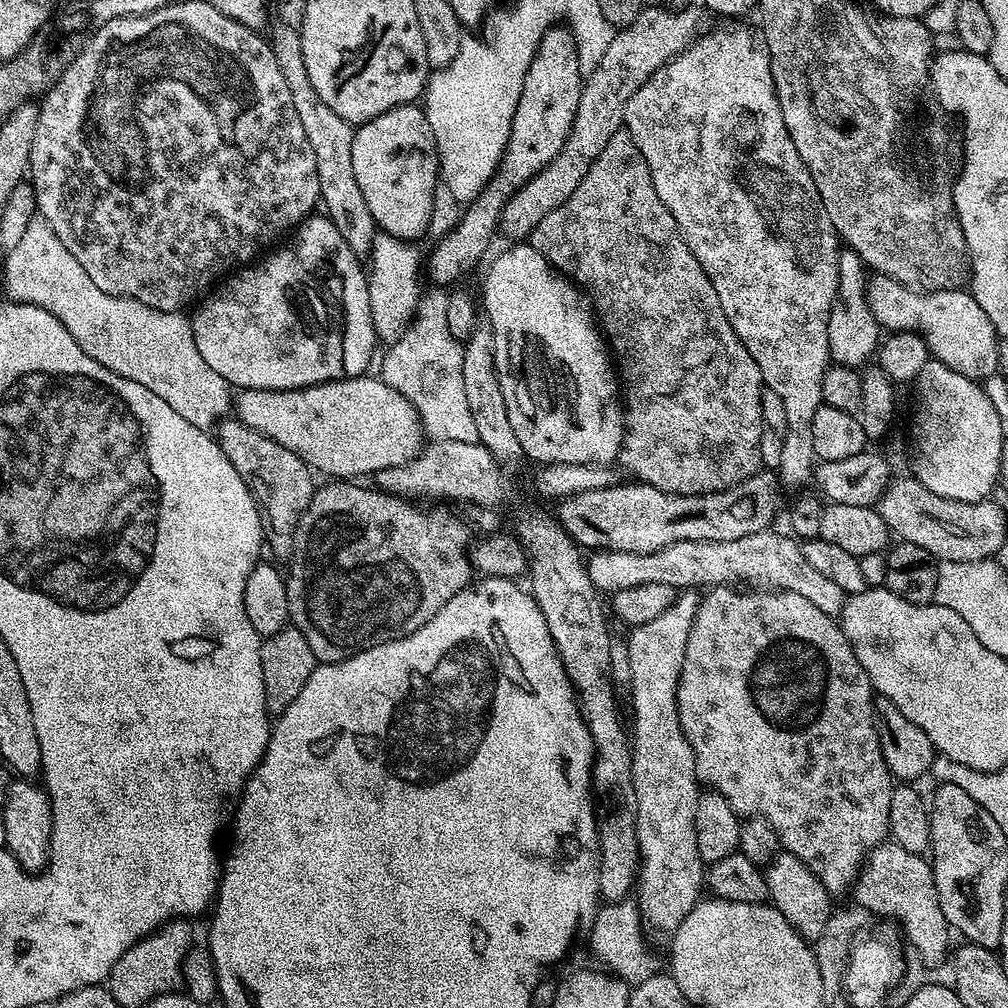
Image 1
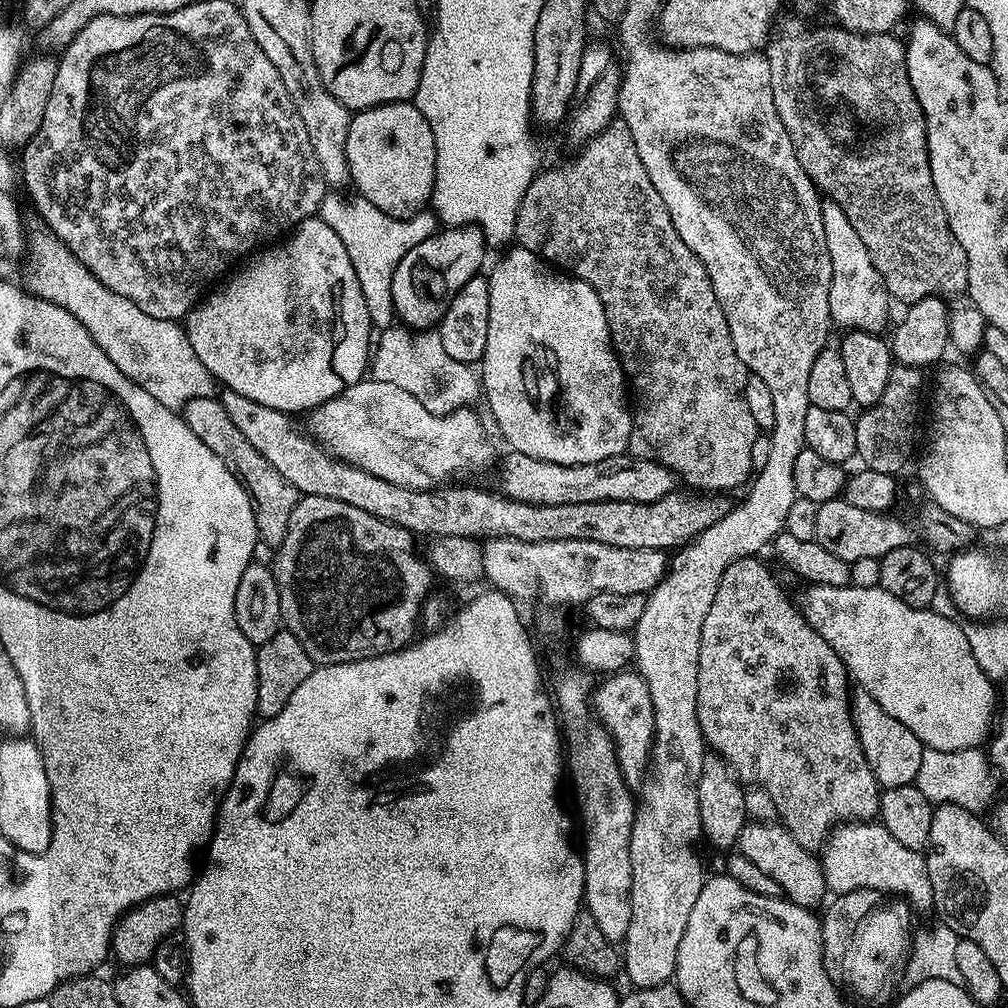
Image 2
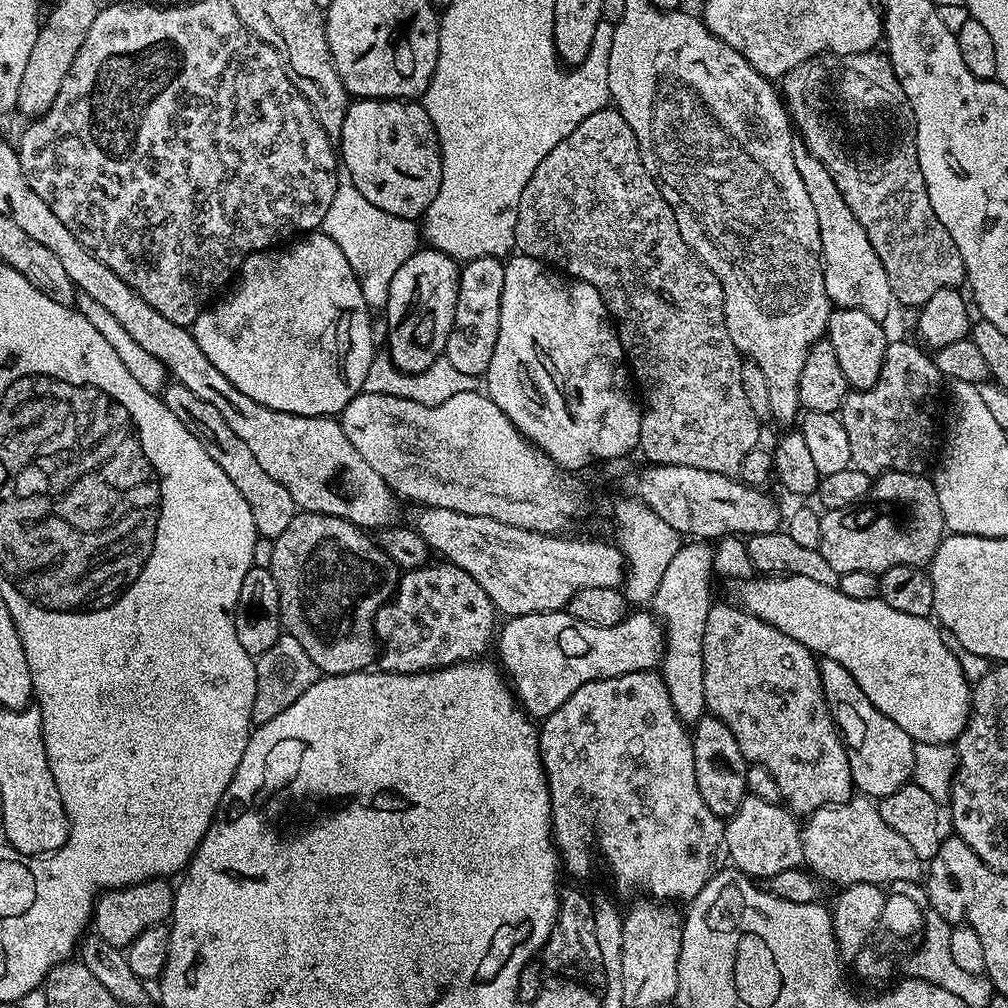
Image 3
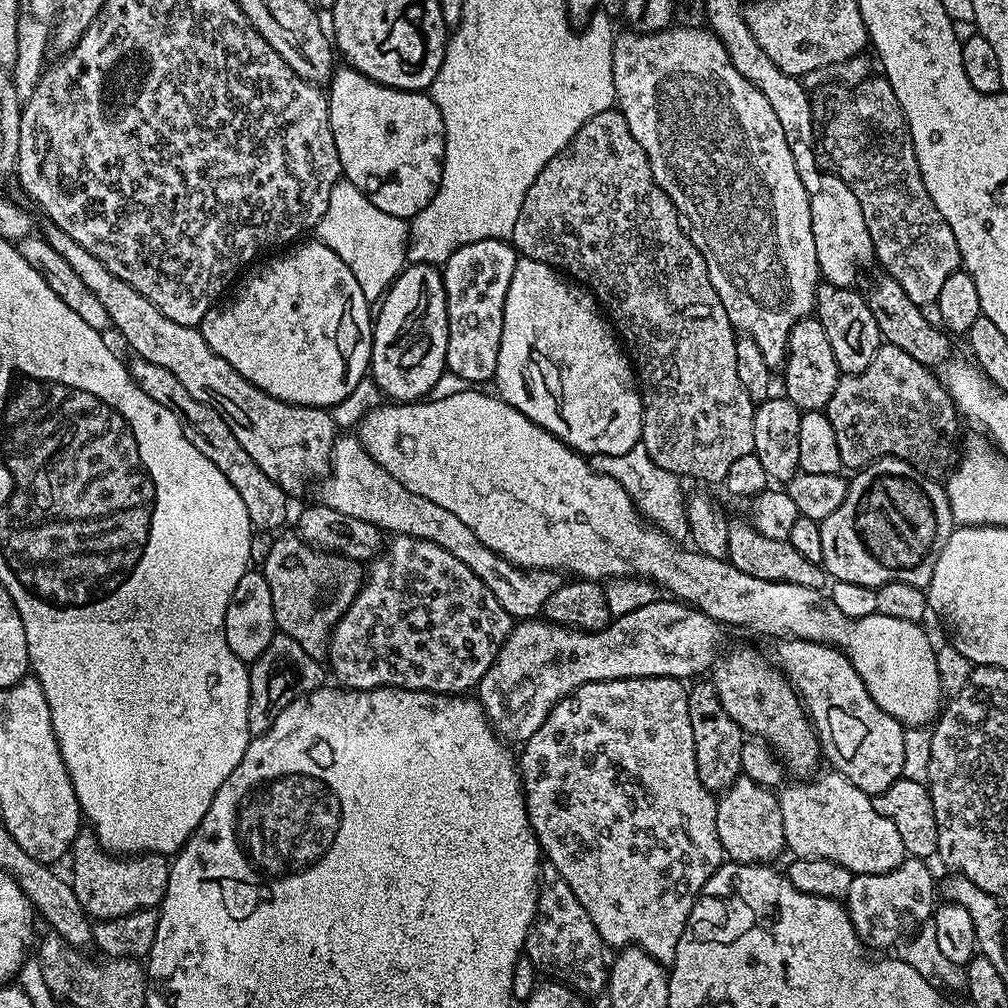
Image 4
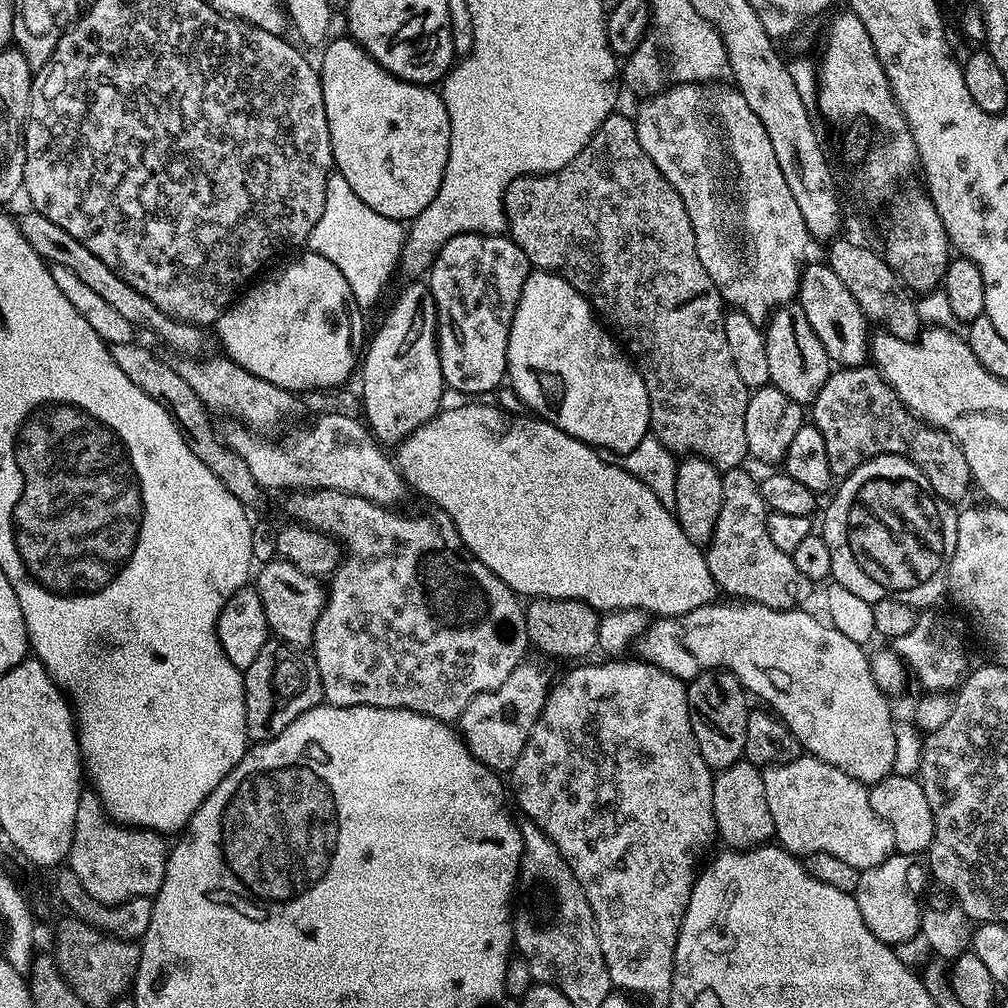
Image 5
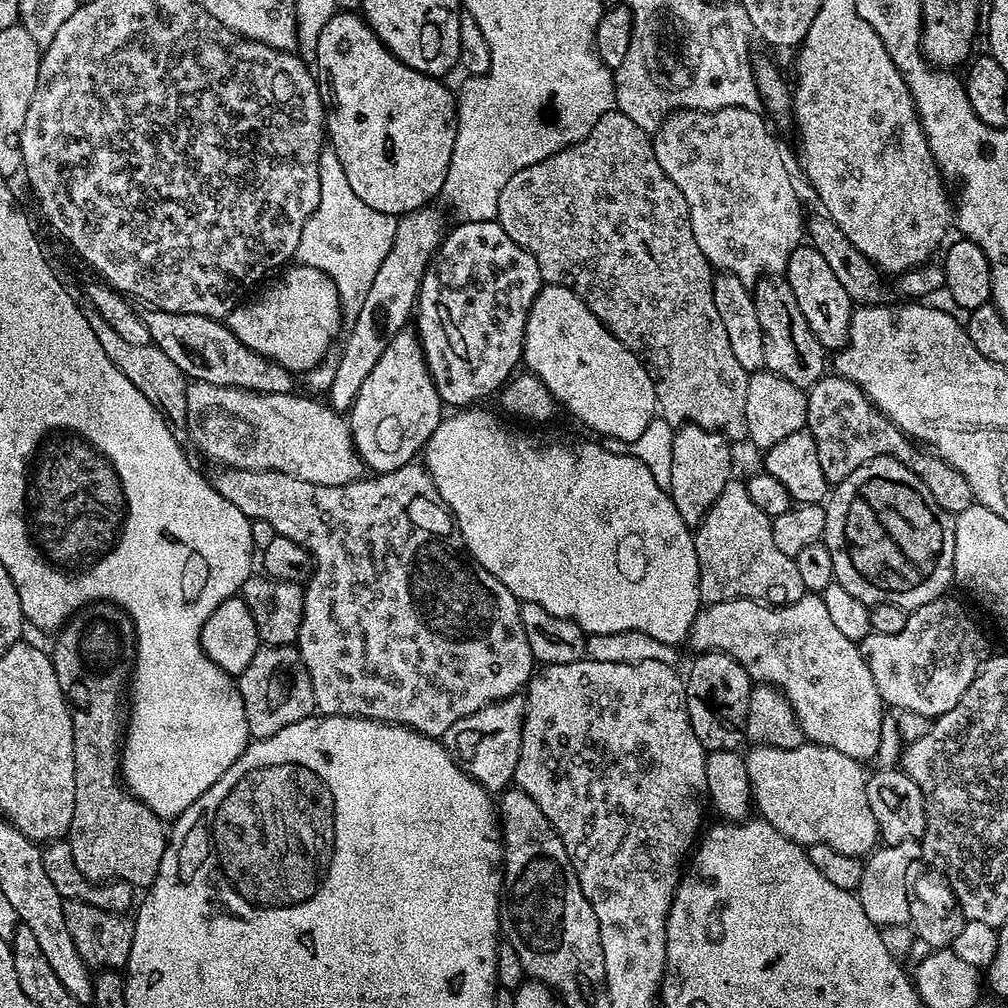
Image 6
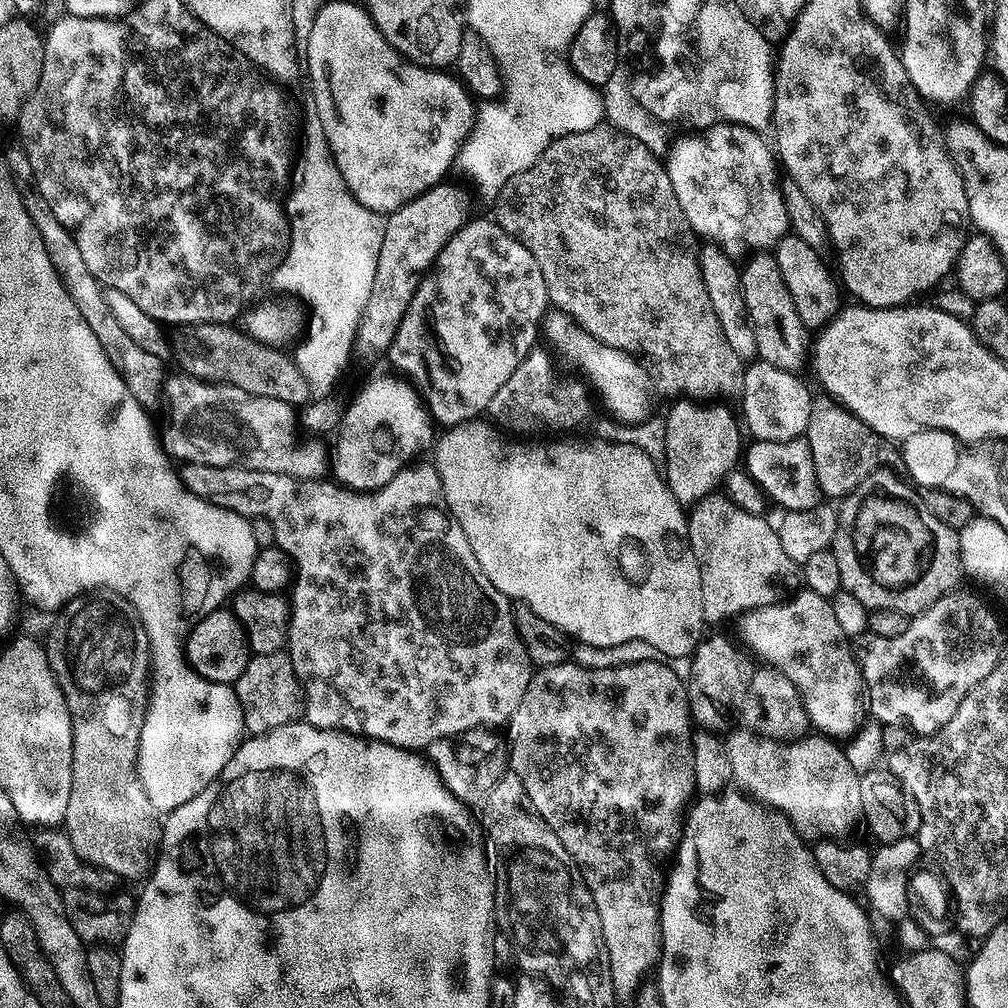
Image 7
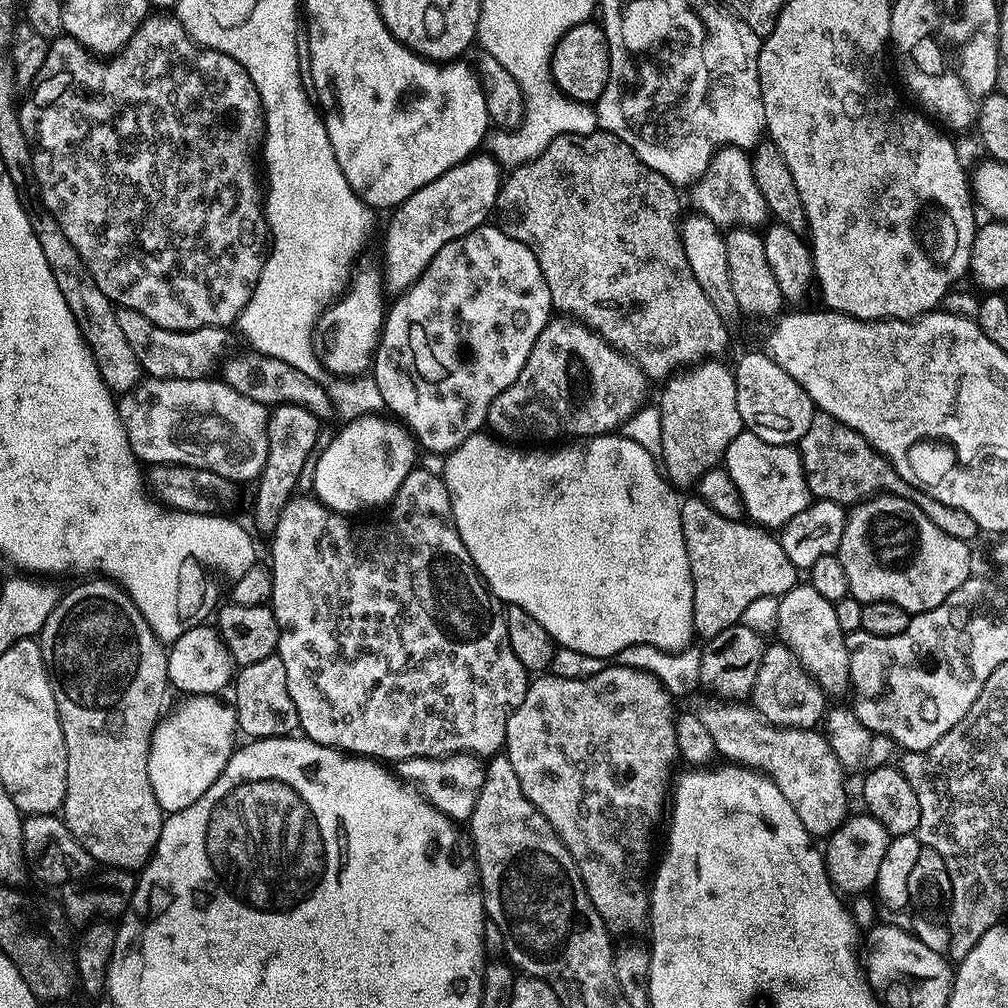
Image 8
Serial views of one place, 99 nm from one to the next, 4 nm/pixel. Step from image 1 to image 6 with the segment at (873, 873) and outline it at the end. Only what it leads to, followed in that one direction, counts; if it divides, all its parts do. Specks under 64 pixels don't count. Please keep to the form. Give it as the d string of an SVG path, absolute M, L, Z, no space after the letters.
M805 742L794 750L778 750L759 746L747 753L748 778L752 784L752 797L755 811L763 819L770 822L786 838L795 844L825 844L834 846L834 850L842 850L842 854L850 854L861 858L867 857L877 847L880 840L878 822L874 822L874 814L870 810L870 802L866 802L866 786L868 776L863 772L861 761L846 758L833 748L821 744Z

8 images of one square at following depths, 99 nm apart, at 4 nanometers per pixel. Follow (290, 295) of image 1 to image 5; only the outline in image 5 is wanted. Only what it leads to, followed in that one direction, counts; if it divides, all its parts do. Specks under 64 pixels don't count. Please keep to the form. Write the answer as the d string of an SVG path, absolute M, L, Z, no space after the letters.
M311 250L305 253L285 268L270 273L265 280L257 279L239 299L229 304L215 322L214 336L219 347L220 344L224 347L223 355L242 366L242 370L274 382L274 386L295 392L332 390L349 378L355 366L357 369L365 343L363 313L356 305L345 275L330 258L322 258Z

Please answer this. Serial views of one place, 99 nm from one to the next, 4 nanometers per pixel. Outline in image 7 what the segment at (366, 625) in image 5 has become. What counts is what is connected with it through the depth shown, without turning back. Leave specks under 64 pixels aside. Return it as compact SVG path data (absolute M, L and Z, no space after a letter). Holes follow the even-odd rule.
M428 462L428 464L417 463L415 466L406 466L398 474L394 474L394 478L386 484L386 486L377 489L371 494L363 494L353 492L351 490L343 490L338 484L329 482L327 479L317 478L314 480L301 480L295 476L290 476L286 472L254 472L249 468L207 468L201 464L195 465L194 472L196 472L197 480L190 485L191 491L198 497L203 497L208 500L211 504L217 504L219 508L225 508L230 510L234 514L239 516L246 516L249 518L263 518L268 520L274 526L276 531L276 543L275 547L279 548L285 556L288 557L289 561L294 565L294 579L290 584L290 593L292 592L292 600L290 596L290 615L288 618L288 638L286 641L286 651L290 659L292 659L292 665L294 666L294 674L298 678L300 683L300 690L302 693L302 716L307 723L313 724L315 728L320 729L321 732L346 732L350 736L358 736L361 738L367 738L370 740L383 740L385 744L392 744L396 748L407 748L409 750L427 750L431 744L438 742L439 740L447 740L449 738L460 738L465 734L471 733L476 729L484 730L496 730L496 727L507 725L508 720L514 714L514 710L518 710L518 702L522 702L522 694L526 694L526 686L530 686L530 678L534 671L534 665L532 659L526 654L526 646L522 646L522 638L518 638L516 633L516 627L514 626L514 618L512 617L512 606L513 601L509 600L508 597L503 596L498 589L494 586L494 582L490 582L490 578L486 578L486 574L482 570L482 566L478 566L478 558L474 558L474 550L470 550L470 542L466 542L466 534L462 534L462 526L458 526L458 522L450 514L448 509L448 503L444 497L444 491L442 490L442 478L438 474L435 463ZM328 524L342 524L342 528L346 528L348 532L364 532L364 538L358 538L358 540L366 540L368 536L368 552L382 552L382 576L376 572L376 580L374 576L370 576L366 582L376 582L372 584L372 592L354 592L354 594L372 594L372 598L366 598L366 596L354 596L352 598L352 592L348 592L348 596L344 598L342 594L338 594L338 590L334 588L334 582L330 580L330 584L326 584L328 580L328 570L324 566L324 556L320 552L320 548L326 548L326 544L332 540L328 540Z

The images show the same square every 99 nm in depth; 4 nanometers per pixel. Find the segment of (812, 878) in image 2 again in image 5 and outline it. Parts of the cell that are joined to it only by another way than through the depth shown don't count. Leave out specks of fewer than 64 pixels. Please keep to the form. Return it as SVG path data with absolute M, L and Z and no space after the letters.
M741 762L717 771L712 782L712 801L717 835L727 843L727 847L747 850L773 839L775 824L766 800L764 774L757 765Z

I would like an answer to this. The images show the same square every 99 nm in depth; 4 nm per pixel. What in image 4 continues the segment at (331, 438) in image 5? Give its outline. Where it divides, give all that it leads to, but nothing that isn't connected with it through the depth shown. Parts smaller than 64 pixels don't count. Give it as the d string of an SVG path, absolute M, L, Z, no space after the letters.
M337 435L332 443L328 475L319 484L318 500L324 507L362 518L385 533L422 538L426 542L434 542L434 546L442 546L442 550L450 550L458 562L466 562L466 566L470 566L470 570L474 570L474 574L478 574L478 578L490 586L490 594L494 594L494 598L498 598L498 602L502 602L502 606L517 621L539 617L543 613L544 603L561 586L559 571L529 570L511 564L480 542L478 534L474 534L474 530L470 530L470 526L466 526L466 522L461 522L455 514L450 514L450 510L430 502L430 498L422 498L422 494L406 490L406 486L402 486L394 474L386 471L364 449L359 435Z

